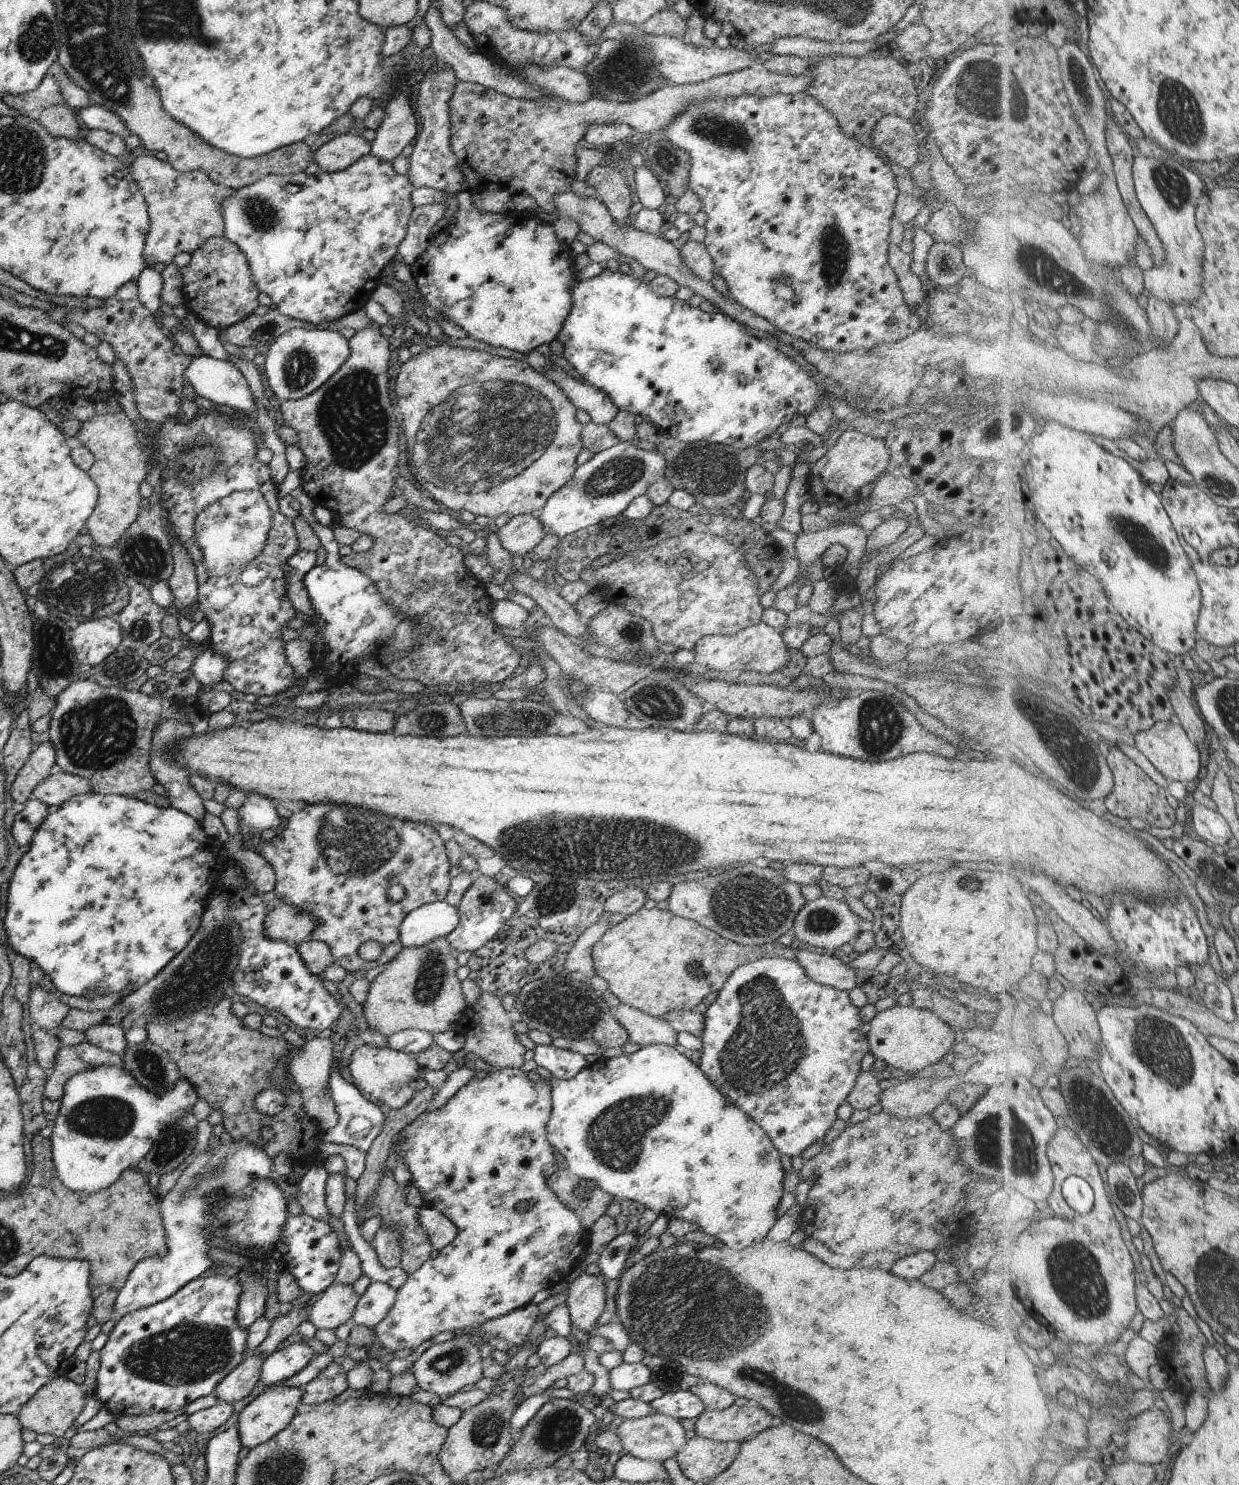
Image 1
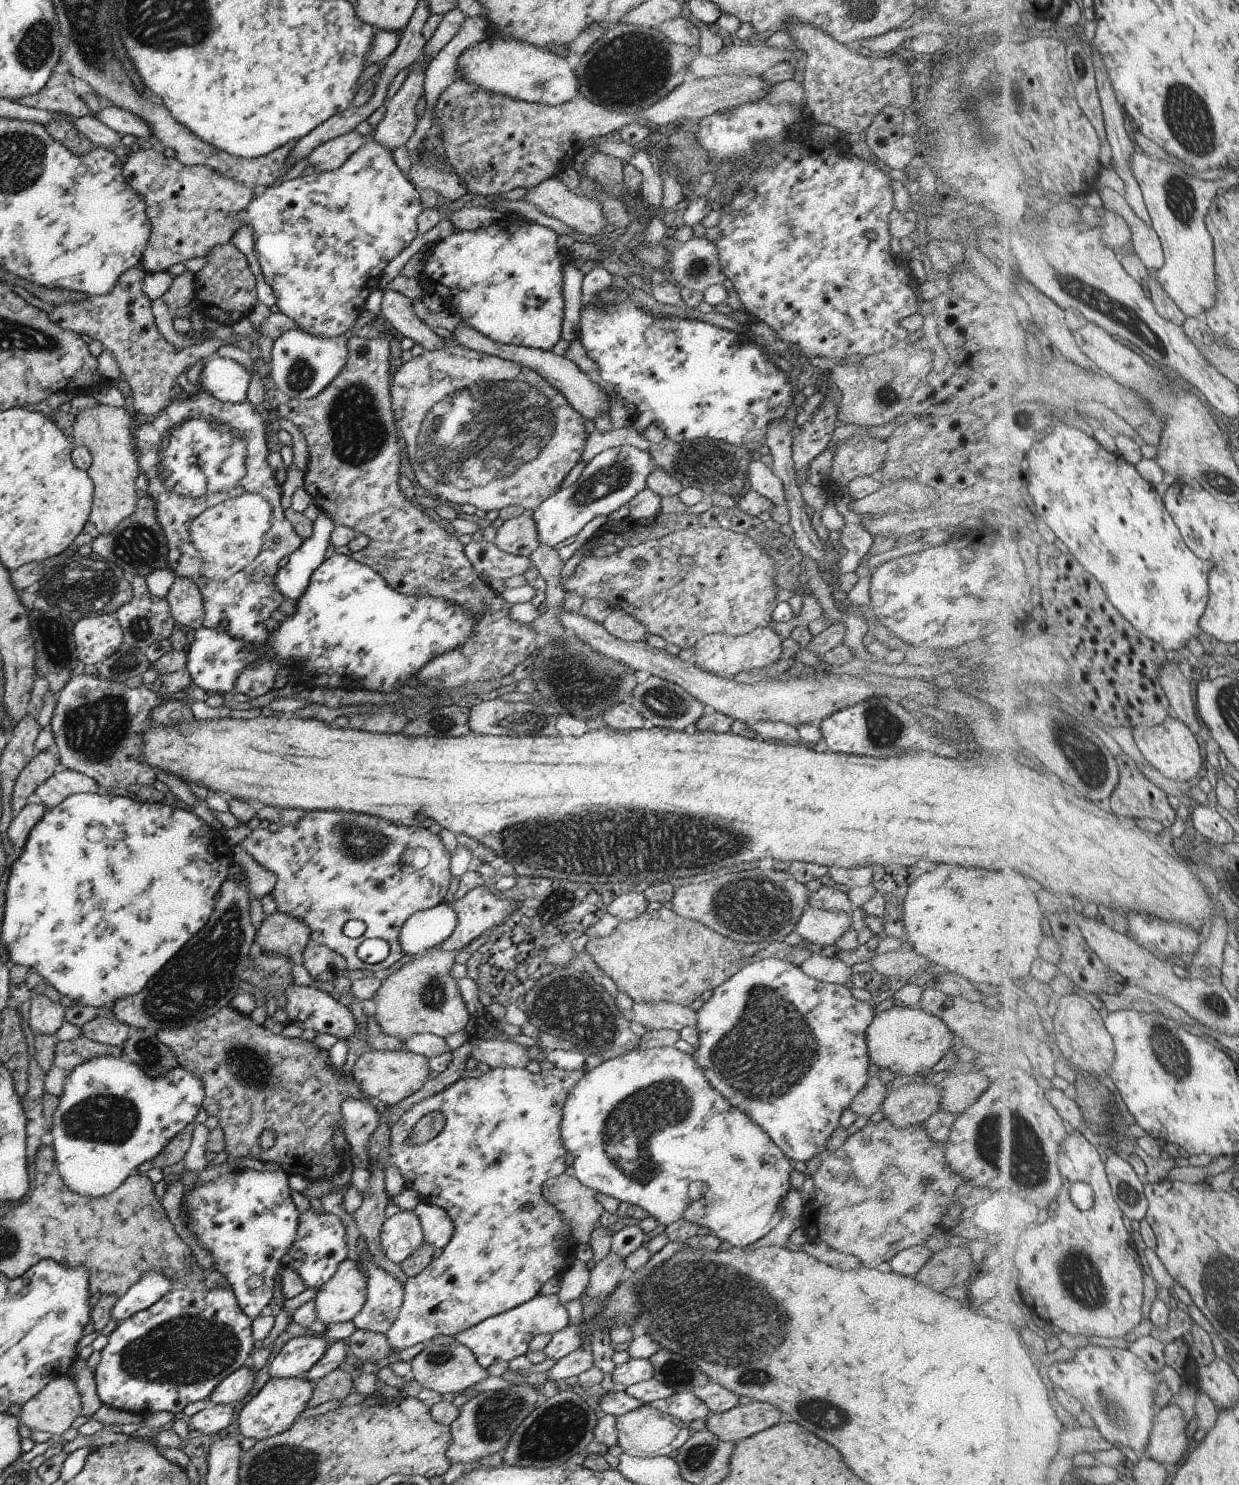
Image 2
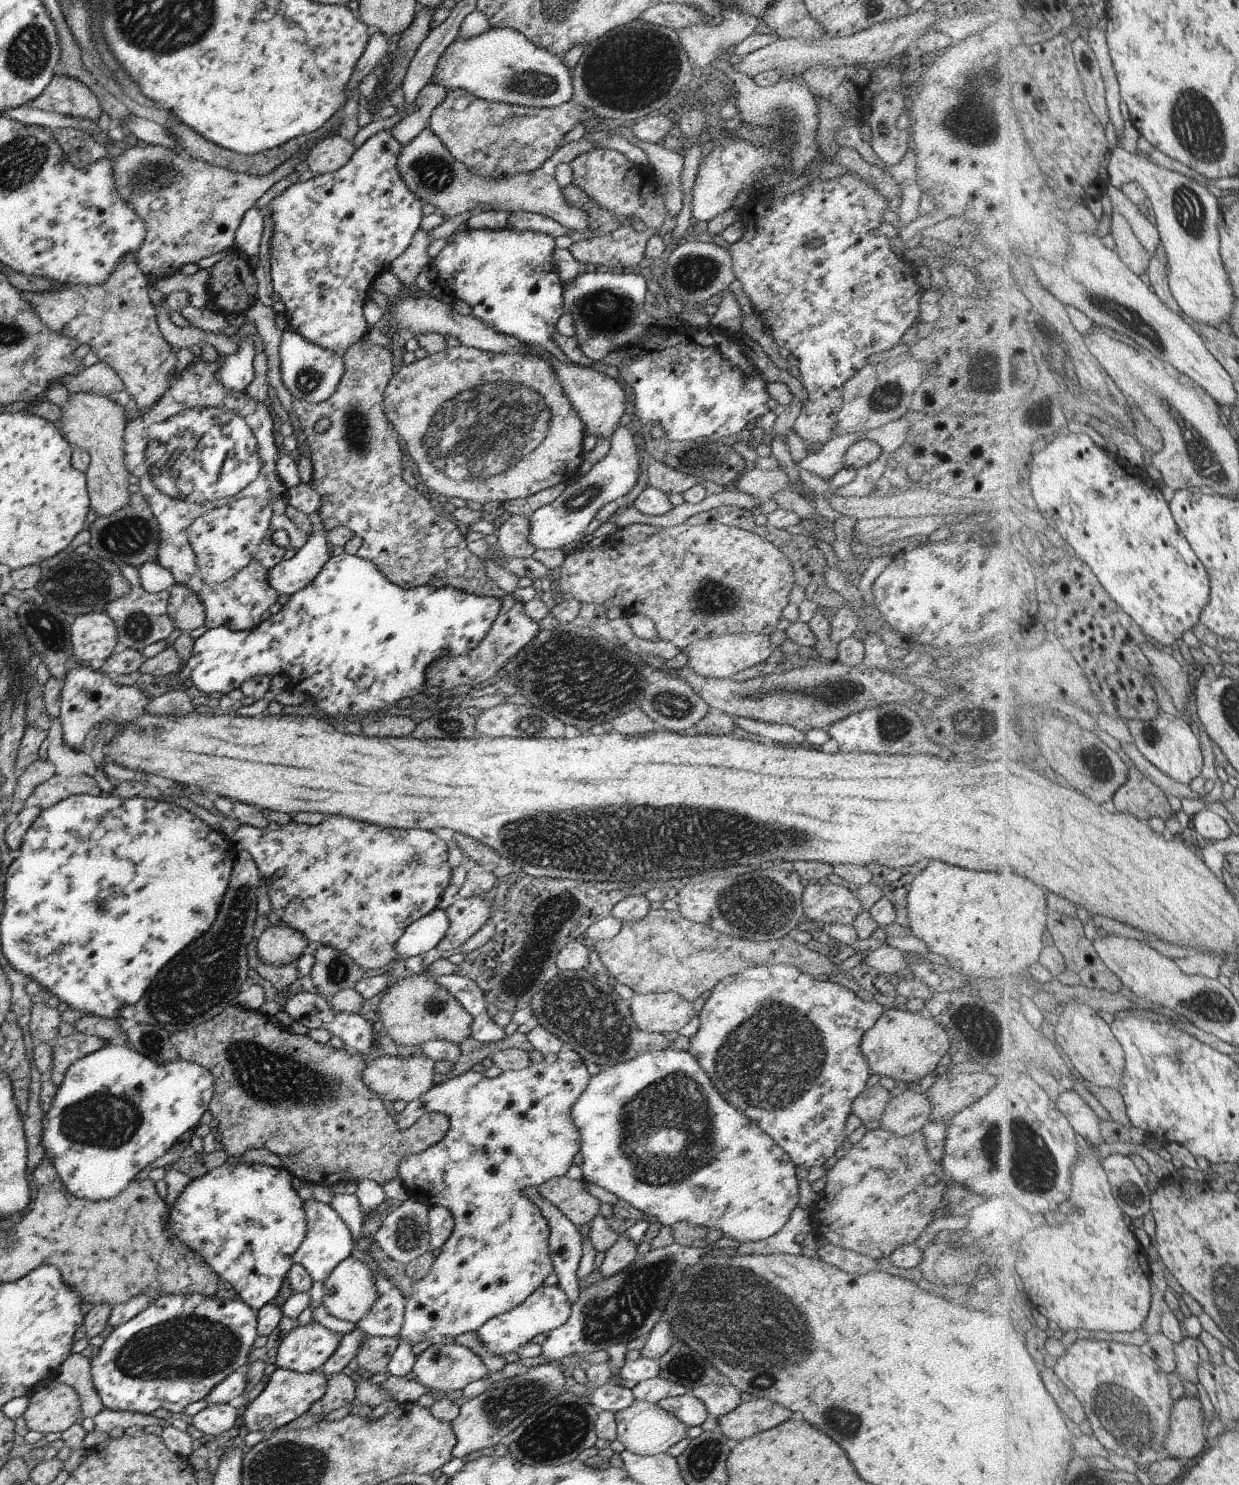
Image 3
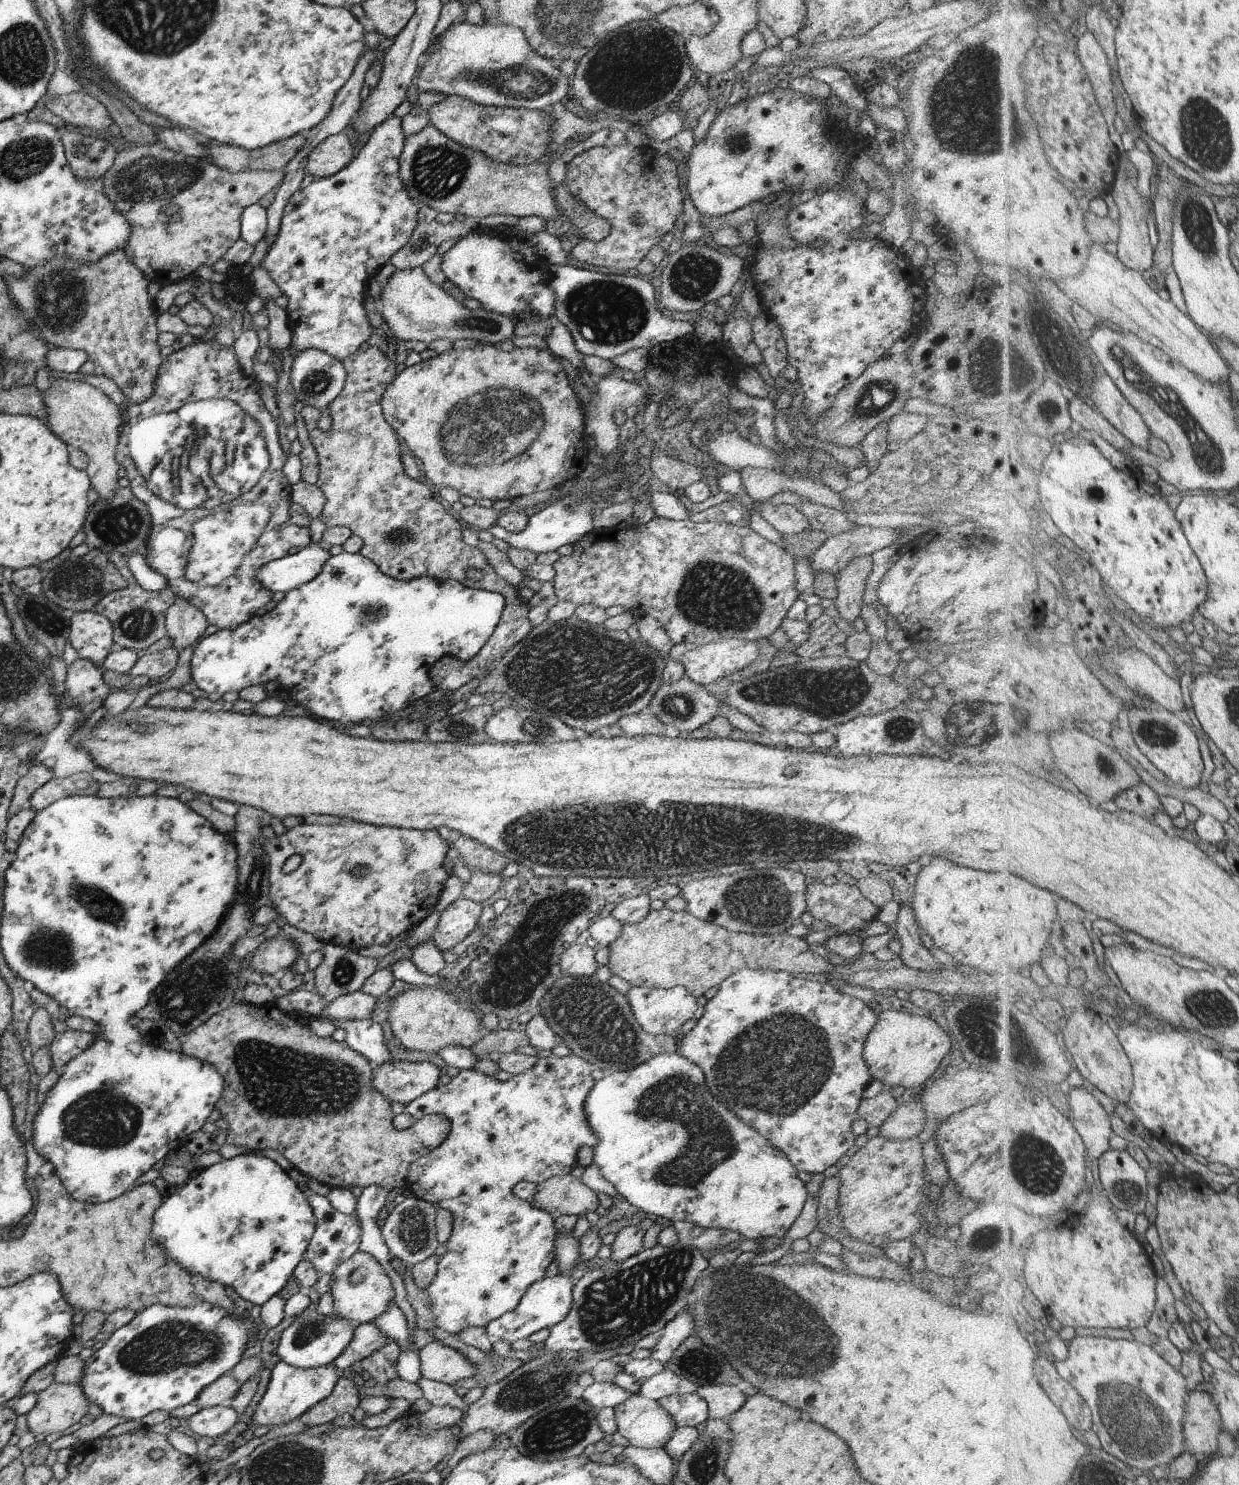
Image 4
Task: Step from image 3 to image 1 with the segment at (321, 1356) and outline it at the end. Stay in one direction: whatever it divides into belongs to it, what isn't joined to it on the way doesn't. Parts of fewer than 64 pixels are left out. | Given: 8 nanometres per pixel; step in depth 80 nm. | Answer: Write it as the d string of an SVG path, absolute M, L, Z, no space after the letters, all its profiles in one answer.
M291 1342L262 1360L258 1378L265 1386L283 1383L307 1366L314 1356L309 1342Z

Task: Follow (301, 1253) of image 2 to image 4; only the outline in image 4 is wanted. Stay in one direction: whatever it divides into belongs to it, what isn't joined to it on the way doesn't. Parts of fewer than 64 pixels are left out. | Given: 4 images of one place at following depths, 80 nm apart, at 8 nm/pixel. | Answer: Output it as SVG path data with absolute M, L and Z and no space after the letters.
M307 1193L306 1200L309 1208L311 1208L311 1214L313 1214L315 1230L309 1238L307 1248L301 1254L301 1261L309 1262L315 1268L317 1276L320 1277L324 1274L333 1273L333 1270L344 1259L350 1258L357 1251L361 1228L359 1228L356 1214L340 1214L330 1206L325 1197Z

